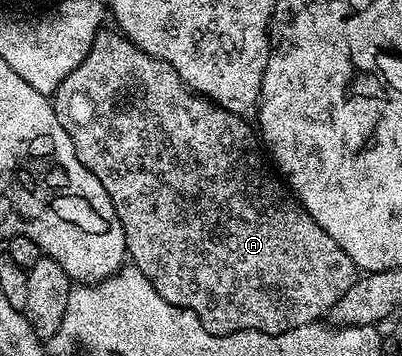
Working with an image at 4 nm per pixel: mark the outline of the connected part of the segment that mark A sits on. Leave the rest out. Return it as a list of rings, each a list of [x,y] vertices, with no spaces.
[[[102,30],[97,33],[87,58],[83,58],[83,62],[79,62],[79,66],[75,66],[67,78],[63,78],[52,102],[59,122],[63,122],[69,132],[75,154],[79,154],[79,162],[83,162],[83,166],[87,166],[87,170],[91,170],[91,174],[103,182],[103,190],[107,190],[107,198],[111,198],[111,206],[115,206],[115,214],[119,214],[125,235],[125,251],[132,267],[149,279],[151,286],[159,290],[164,300],[194,312],[211,334],[227,335],[235,331],[279,334],[318,323],[329,313],[331,306],[335,306],[335,302],[339,302],[343,294],[351,290],[359,275],[359,269],[351,262],[351,258],[343,254],[343,246],[339,246],[339,242],[335,242],[335,238],[331,238],[331,234],[327,234],[327,230],[323,230],[323,226],[319,226],[319,222],[307,214],[297,197],[271,171],[263,155],[262,145],[255,135],[254,125],[248,119],[231,114],[212,100],[197,95],[182,82],[177,71],[167,61],[139,50],[139,46],[125,39],[120,31],[112,31]]]

